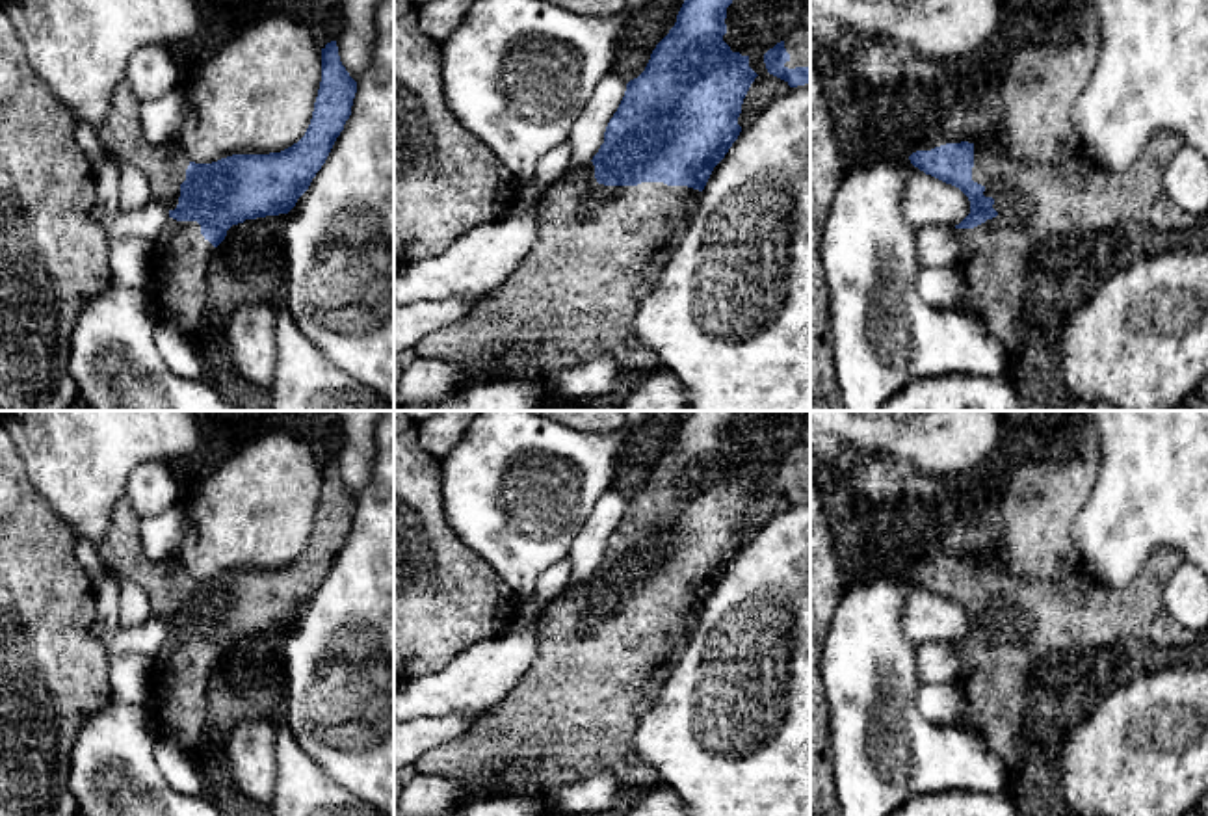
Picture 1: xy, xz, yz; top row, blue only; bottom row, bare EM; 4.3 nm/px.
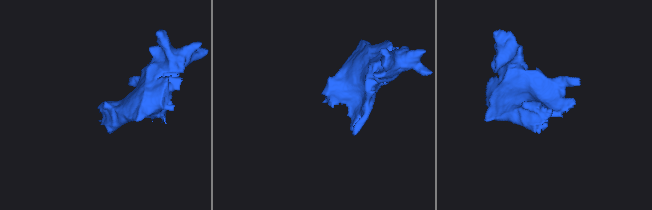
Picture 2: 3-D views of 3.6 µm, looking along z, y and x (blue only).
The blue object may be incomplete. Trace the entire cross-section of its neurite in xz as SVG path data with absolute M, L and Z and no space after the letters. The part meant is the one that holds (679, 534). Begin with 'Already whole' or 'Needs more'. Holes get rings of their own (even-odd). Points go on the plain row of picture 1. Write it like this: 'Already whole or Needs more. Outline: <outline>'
Needs more. Outline: M689 411L684 416L675 442L656 461L645 487L626 500L598 569L541 612L537 658L524 678L496 708L476 717L463 736L424 753L414 762L416 773L435 773L481 786L492 784L507 764L522 762L528 783L541 797L597 773L611 773L624 786L645 790L660 783L658 773L636 758L632 745L636 729L656 704L669 671L688 647L714 584L738 556L742 520L758 493L749 483L749 472L732 468L723 457L727 424L736 413L740 411Z

